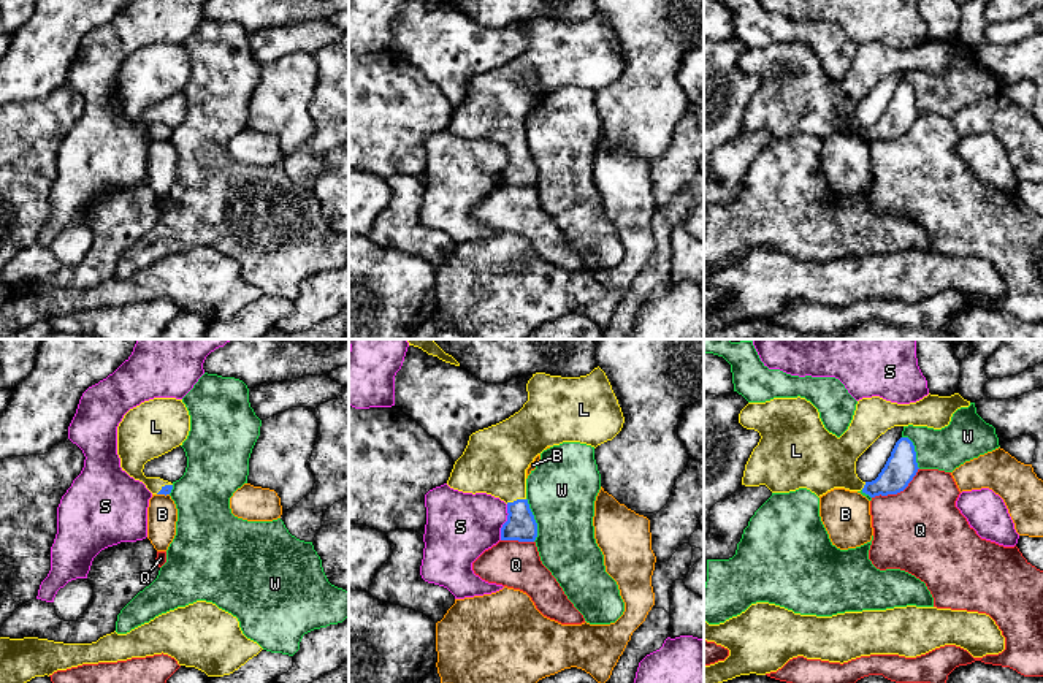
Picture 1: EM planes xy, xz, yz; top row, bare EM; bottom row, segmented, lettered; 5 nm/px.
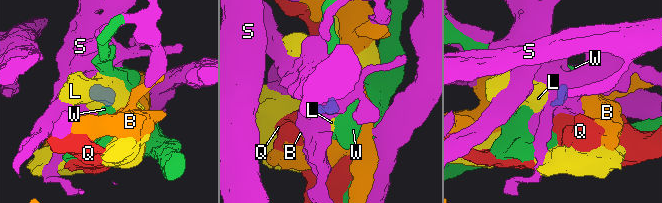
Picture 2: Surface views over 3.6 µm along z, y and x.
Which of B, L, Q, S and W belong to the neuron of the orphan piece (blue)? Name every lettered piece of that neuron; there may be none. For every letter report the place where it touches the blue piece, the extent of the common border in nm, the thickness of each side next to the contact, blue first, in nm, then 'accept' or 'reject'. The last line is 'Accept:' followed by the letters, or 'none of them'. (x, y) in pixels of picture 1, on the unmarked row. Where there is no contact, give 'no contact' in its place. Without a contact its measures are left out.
B: xy (164, 138) | 60 nm | 50/160 nm | reject
L: xz (517, 144) | 110 nm | 150/320 nm | accept
Q: yz (897, 137) | 280 nm | 160/440 nm | reject
S: xz (506, 167) | 190 nm | 150/360 nm | reject
W: xz (534, 165) | 220 nm | 150/360 nm | reject
Accept: L

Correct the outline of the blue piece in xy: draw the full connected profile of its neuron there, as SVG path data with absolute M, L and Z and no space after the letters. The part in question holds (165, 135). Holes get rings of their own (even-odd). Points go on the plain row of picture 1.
M154 43L130 54L117 71L120 113L152 139L170 139L173 128L146 122L144 109L182 90L190 76L190 60L176 43Z

